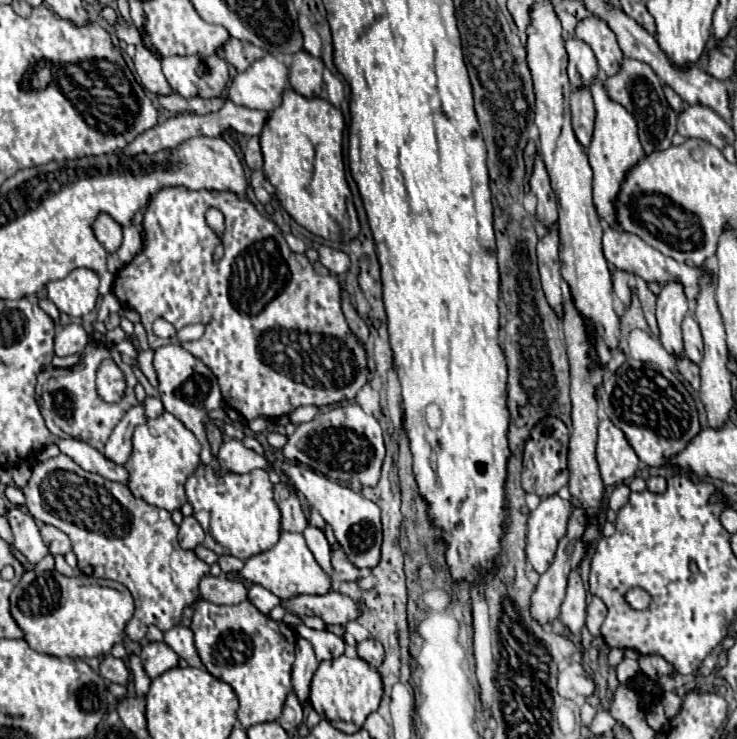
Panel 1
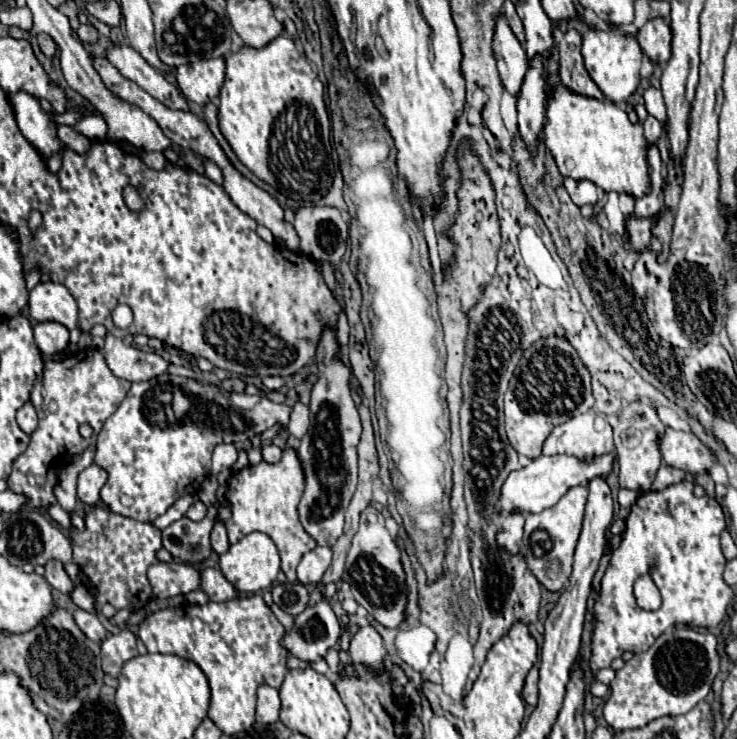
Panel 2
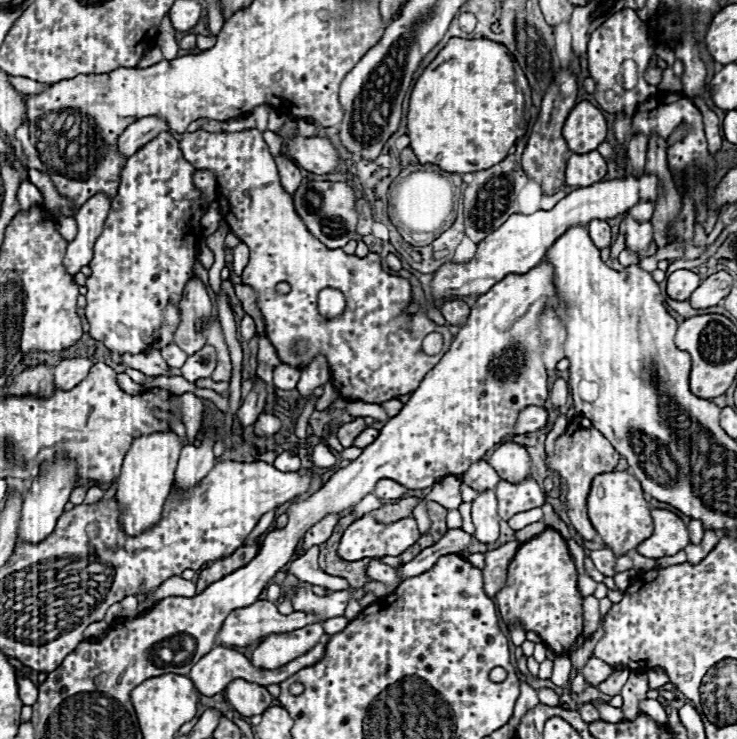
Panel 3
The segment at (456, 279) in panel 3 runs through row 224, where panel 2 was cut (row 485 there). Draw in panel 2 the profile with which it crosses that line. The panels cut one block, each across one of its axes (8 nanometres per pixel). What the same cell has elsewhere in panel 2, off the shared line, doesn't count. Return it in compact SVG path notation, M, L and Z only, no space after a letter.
M564 454L562 456L534 458L528 466L510 472L506 482L502 484L502 492L500 492L500 498L498 498L498 510L502 514L542 512L542 510L554 506L572 486L578 486L578 484L586 486L594 476L606 478L608 472L612 470L612 460L614 460L614 454L598 456L592 462L582 462L574 456L564 456Z

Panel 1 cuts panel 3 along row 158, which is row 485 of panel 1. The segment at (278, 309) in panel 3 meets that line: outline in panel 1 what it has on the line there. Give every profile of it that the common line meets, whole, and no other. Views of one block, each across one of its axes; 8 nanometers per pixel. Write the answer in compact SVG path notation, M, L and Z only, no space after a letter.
M200 464L186 482L186 496L194 508L192 516L206 532L204 548L214 550L218 556L230 554L248 560L254 554L270 550L280 538L280 510L274 500L274 484L262 470L220 478L210 466Z

